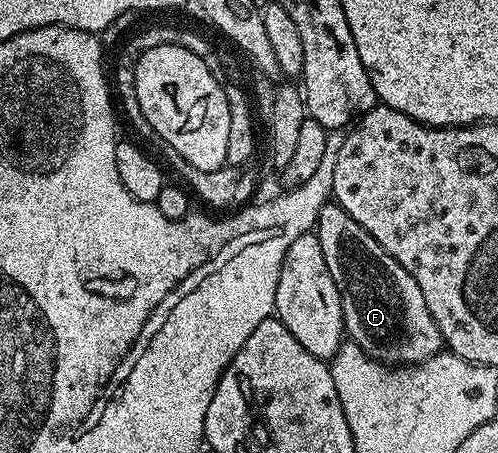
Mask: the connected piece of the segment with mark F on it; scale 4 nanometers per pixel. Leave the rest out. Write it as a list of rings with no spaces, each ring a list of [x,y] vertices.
[[[328,203],[318,213],[316,232],[320,239],[320,248],[324,250],[324,263],[328,263],[328,271],[332,274],[332,283],[336,283],[336,291],[340,291],[342,304],[342,320],[344,333],[353,344],[360,347],[374,361],[391,367],[418,365],[443,352],[444,342],[440,335],[440,327],[436,327],[436,319],[432,319],[432,311],[428,311],[428,303],[424,303],[424,295],[420,286],[344,207],[337,203]]]

